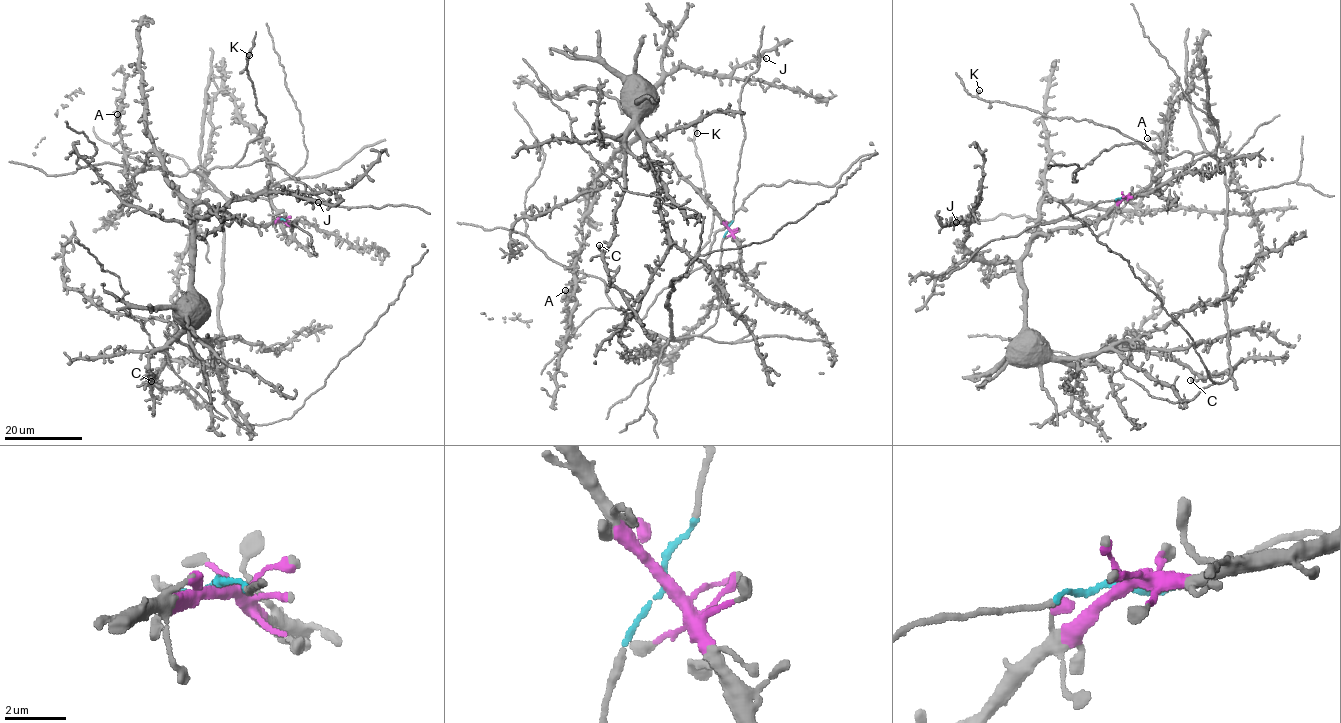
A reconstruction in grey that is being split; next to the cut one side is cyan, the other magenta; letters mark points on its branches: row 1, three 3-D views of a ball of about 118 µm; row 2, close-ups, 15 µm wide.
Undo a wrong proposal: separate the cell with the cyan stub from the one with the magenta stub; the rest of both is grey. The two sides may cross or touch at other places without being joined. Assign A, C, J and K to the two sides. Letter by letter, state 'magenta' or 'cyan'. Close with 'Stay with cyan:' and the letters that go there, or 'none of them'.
A: cyan
C: magenta
J: magenta
K: cyan
Stay with cyan: A, K

